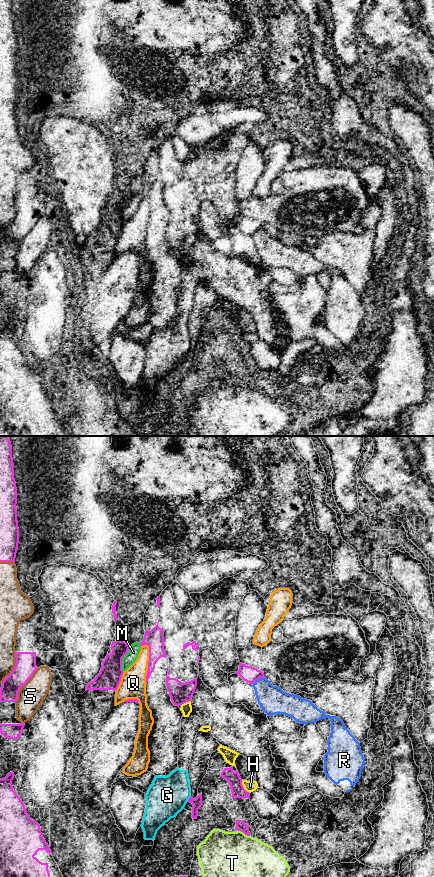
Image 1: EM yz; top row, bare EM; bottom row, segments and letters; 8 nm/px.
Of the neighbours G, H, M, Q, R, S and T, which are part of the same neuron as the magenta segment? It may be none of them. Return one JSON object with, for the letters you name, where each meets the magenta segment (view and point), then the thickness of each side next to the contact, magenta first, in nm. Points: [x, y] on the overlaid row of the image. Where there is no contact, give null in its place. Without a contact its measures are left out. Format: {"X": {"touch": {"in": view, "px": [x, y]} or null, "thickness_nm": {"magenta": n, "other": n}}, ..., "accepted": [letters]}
{"accepted": []}

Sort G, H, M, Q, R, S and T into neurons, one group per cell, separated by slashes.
G / H / M / Q / R / S / T

